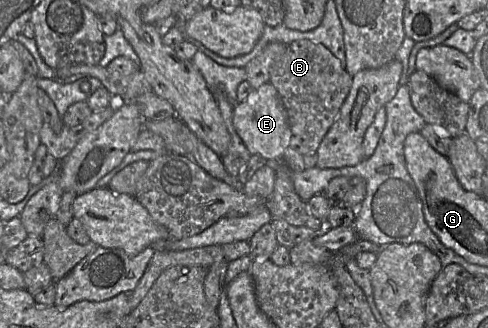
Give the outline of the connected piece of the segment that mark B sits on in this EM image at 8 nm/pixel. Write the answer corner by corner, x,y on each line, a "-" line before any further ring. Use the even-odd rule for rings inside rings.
299,39
287,44
285,52
274,61
269,73
269,83
276,88
287,112
291,130
289,147
302,156
316,153
349,94
352,76
342,68
340,61
323,44
309,39

